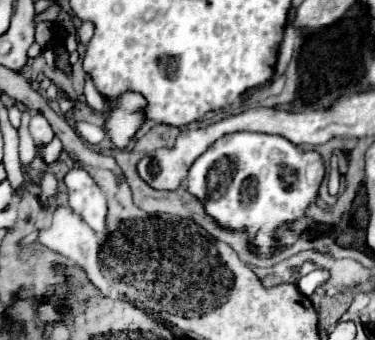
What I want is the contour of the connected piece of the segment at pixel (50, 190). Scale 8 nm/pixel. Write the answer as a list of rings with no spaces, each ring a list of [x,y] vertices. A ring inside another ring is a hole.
[[[47,171],[47,173],[41,173],[39,175],[39,183],[41,183],[41,201],[45,201],[49,195],[55,195],[57,191],[57,179]]]

